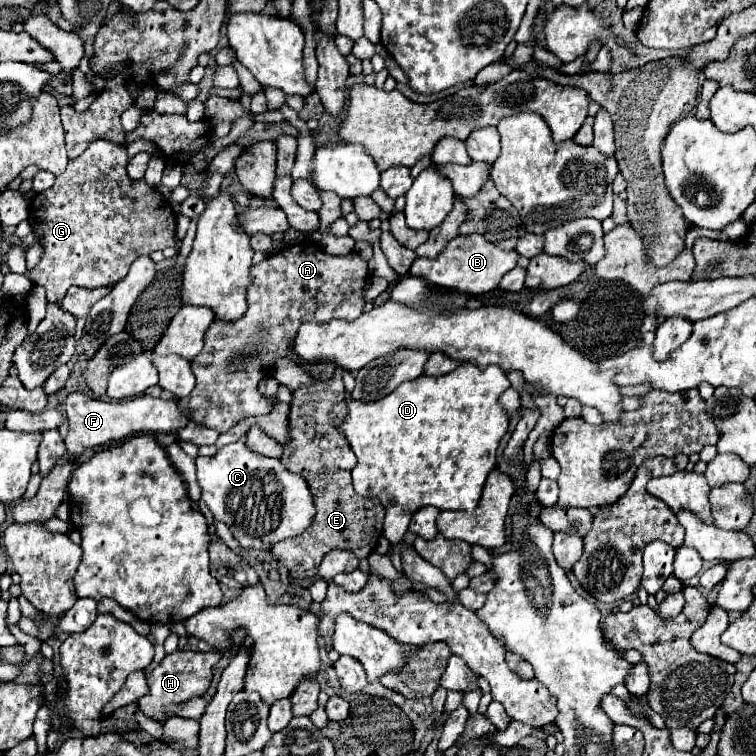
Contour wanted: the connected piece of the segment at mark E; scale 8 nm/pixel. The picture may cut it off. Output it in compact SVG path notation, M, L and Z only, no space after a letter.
M337 367L332 380L316 380L312 386L304 386L292 392L290 442L284 446L282 464L290 472L302 474L306 478L314 496L316 518L306 532L294 538L286 538L272 548L274 558L282 562L290 572L308 572L320 566L322 558L334 548L350 550L358 558L366 558L376 550L382 536L386 510L378 498L362 498L354 492L350 472L356 466L356 456L350 450L344 434L338 430L342 412L348 410L348 394L342 377L345 371Z

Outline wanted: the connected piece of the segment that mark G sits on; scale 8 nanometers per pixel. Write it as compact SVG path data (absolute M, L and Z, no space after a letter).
M98 140L92 142L82 156L68 162L68 168L56 178L50 190L34 196L30 222L44 244L44 256L34 270L26 272L26 276L46 288L48 302L60 304L70 286L114 286L128 274L130 264L138 256L148 256L154 250L176 244L176 216L170 202L164 200L156 188L148 186L146 180L130 180L126 166L128 154L124 146Z

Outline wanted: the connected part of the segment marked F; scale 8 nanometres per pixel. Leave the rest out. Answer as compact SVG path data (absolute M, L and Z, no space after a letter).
M68 394L66 404L64 404L66 416L68 416L68 436L66 436L66 450L68 458L80 456L86 448L96 448L106 442L114 440L124 440L134 434L148 434L148 432L176 432L184 428L190 418L178 408L178 398L172 400L162 400L162 398L152 398L152 396L138 396L138 398L126 398L122 402L106 402L92 398L88 394Z

